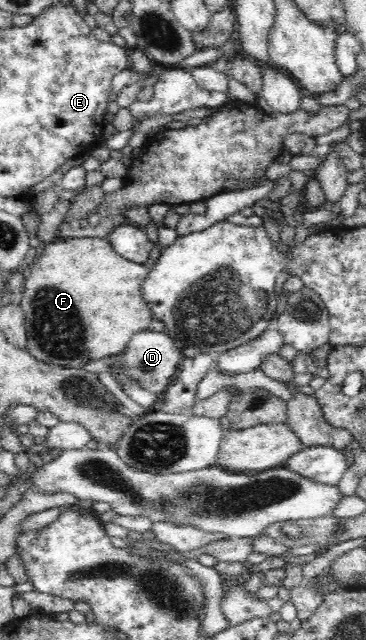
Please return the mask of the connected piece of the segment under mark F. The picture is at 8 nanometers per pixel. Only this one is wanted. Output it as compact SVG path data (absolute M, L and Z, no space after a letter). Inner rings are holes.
M78 237L58 239L39 251L26 272L20 306L25 313L26 350L33 358L65 368L82 368L85 361L115 357L126 349L133 335L149 328L153 315L140 298L147 264L137 264L119 256L107 239Z

